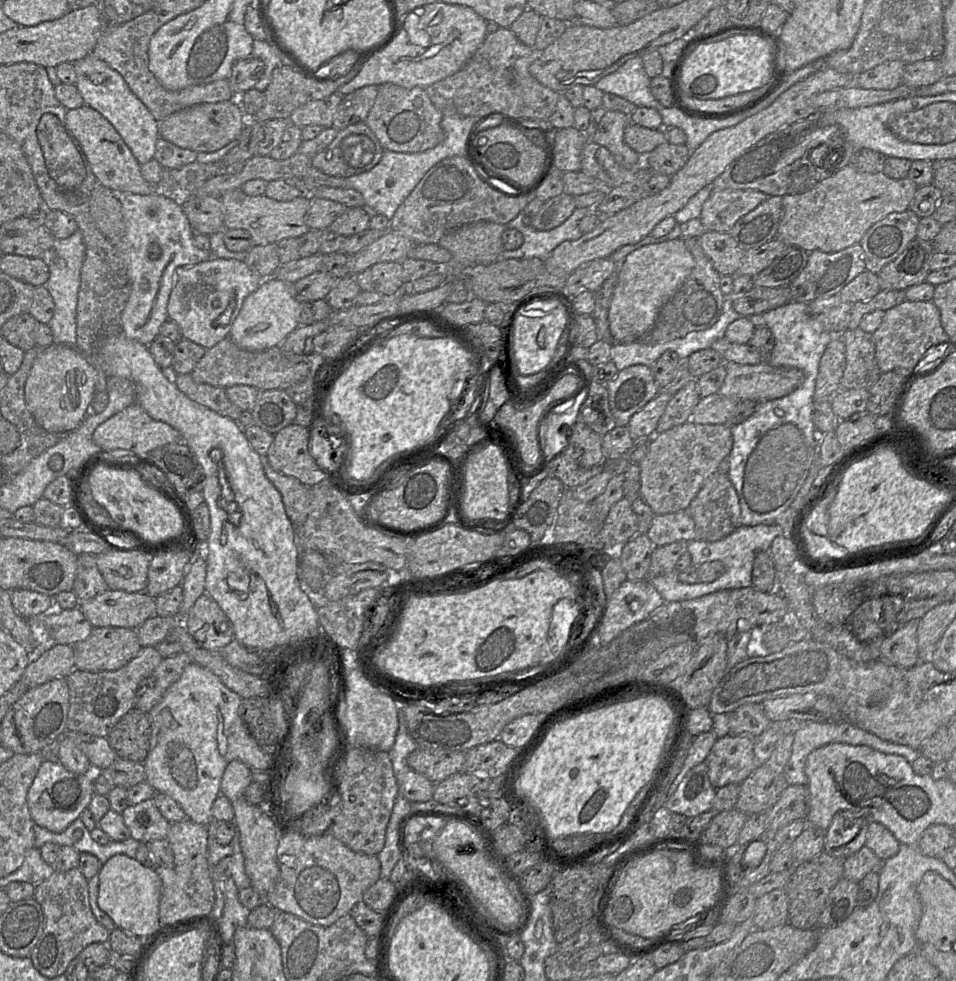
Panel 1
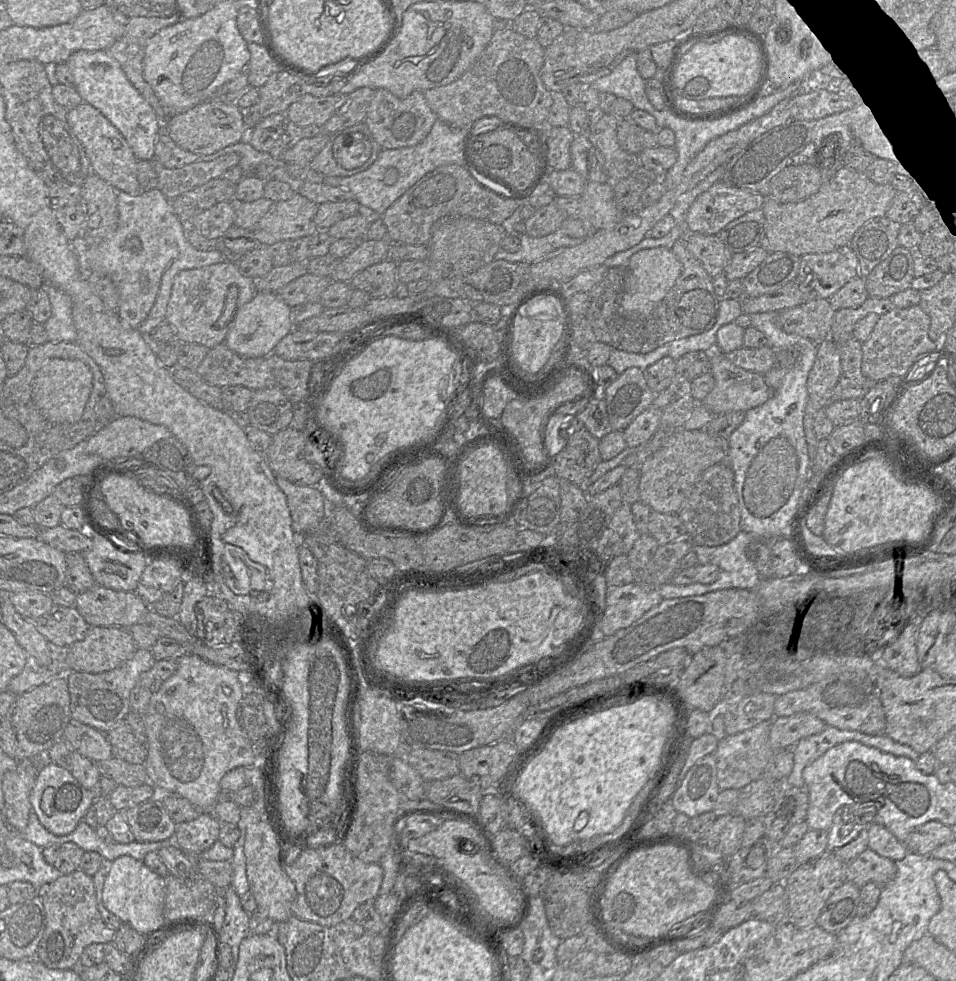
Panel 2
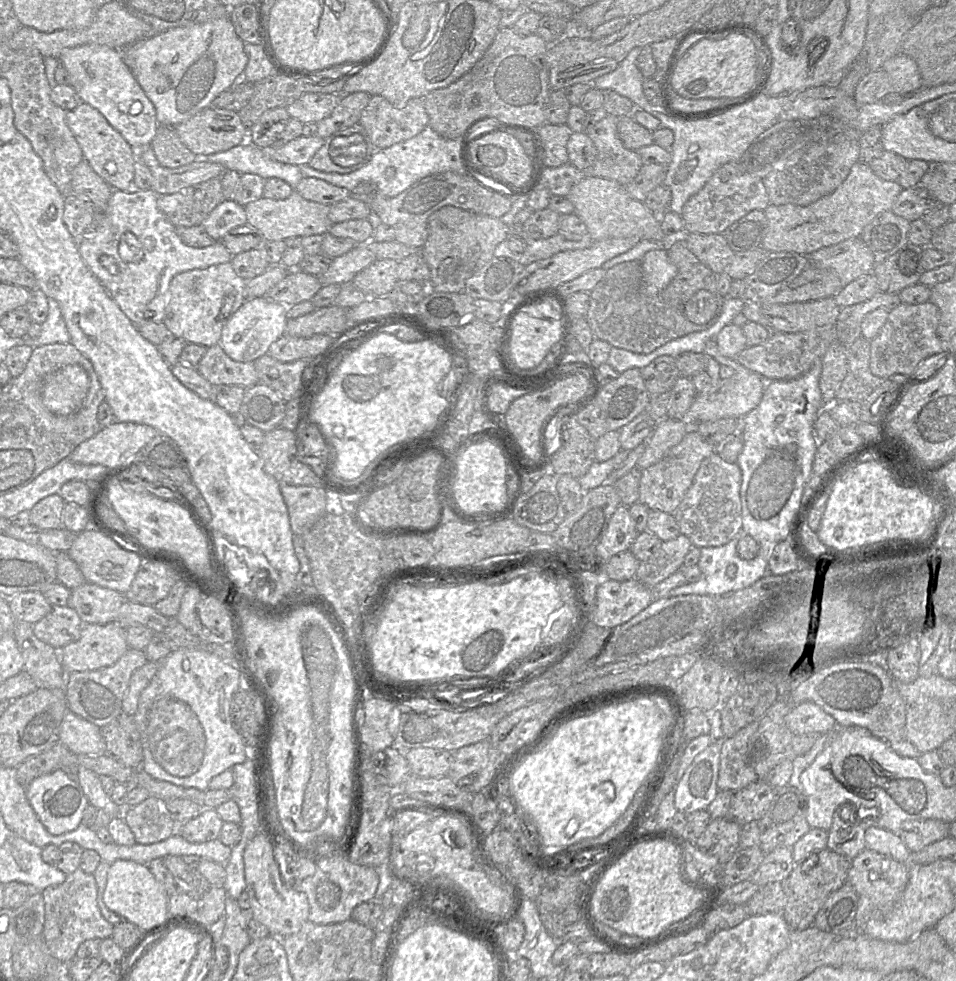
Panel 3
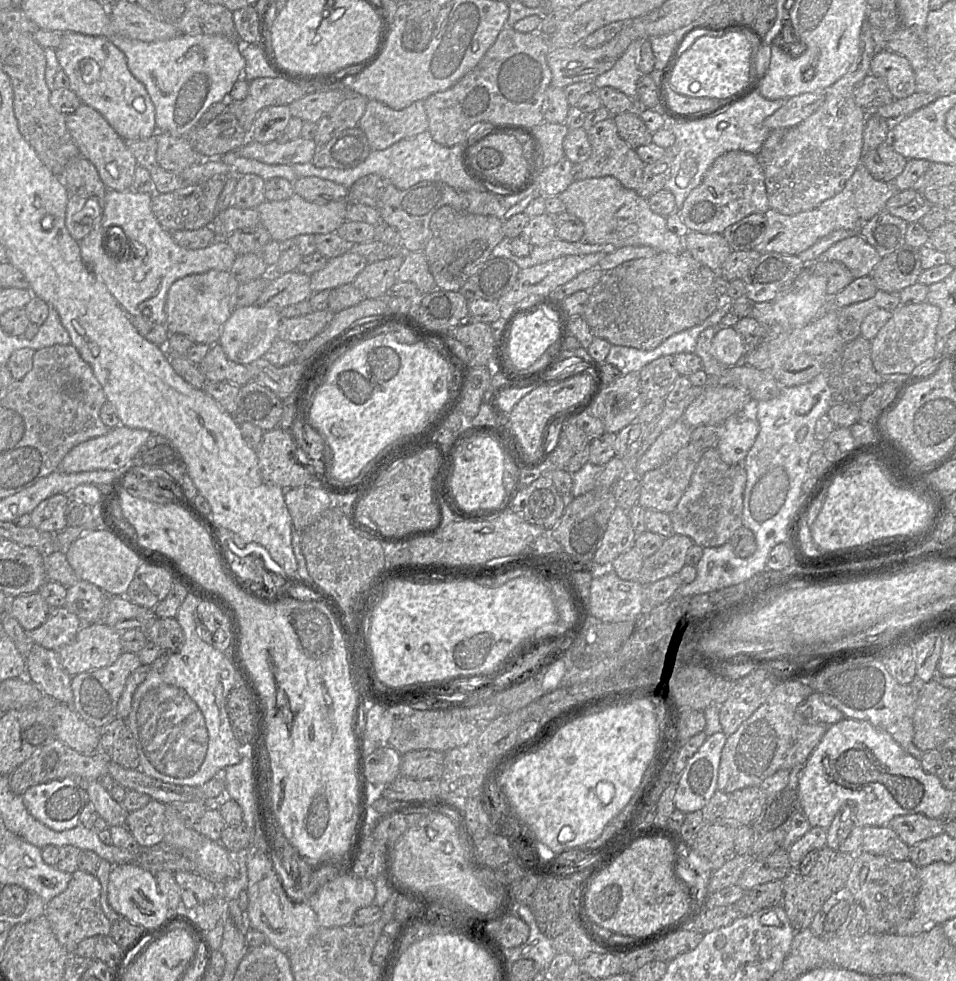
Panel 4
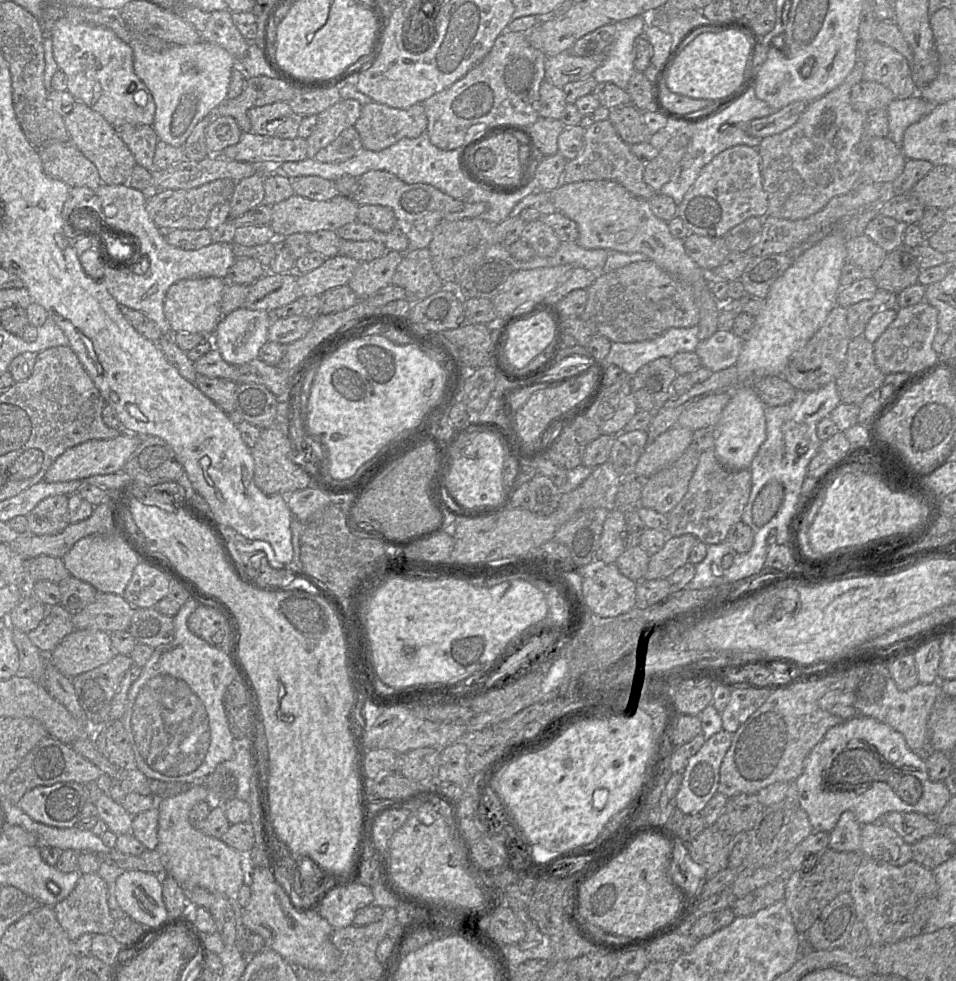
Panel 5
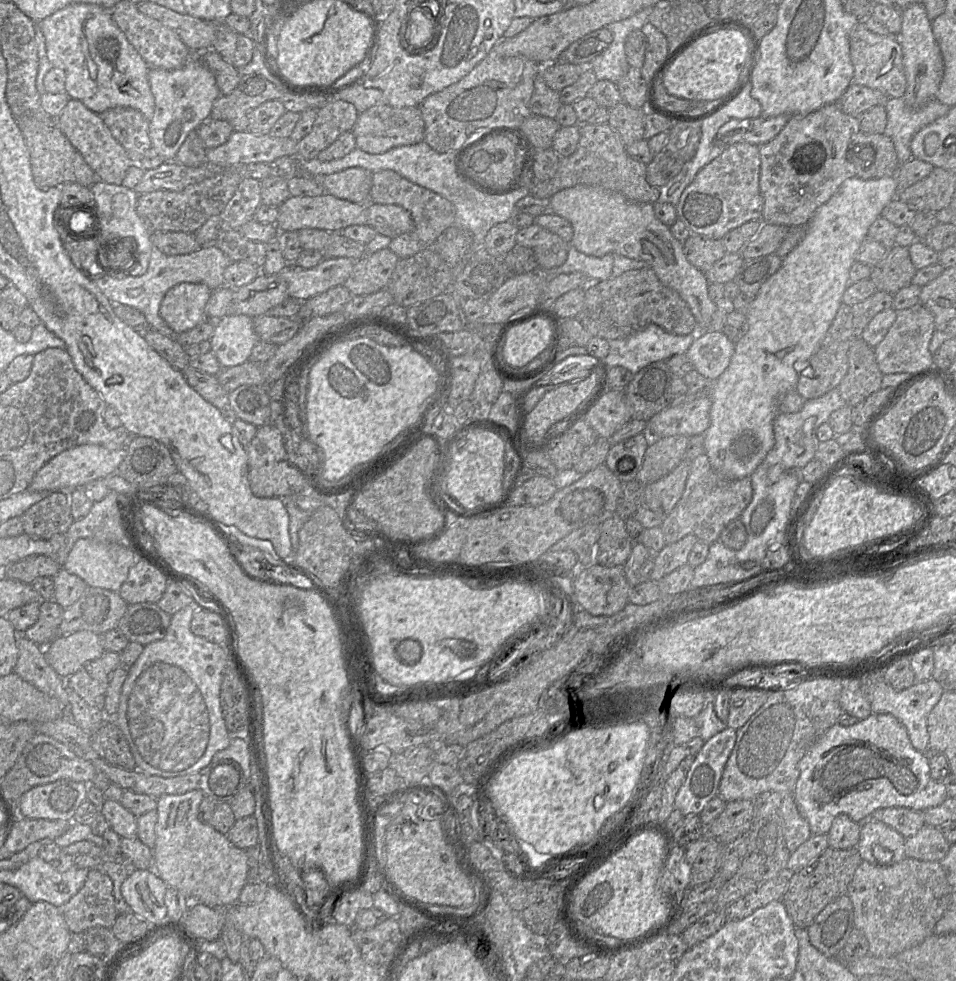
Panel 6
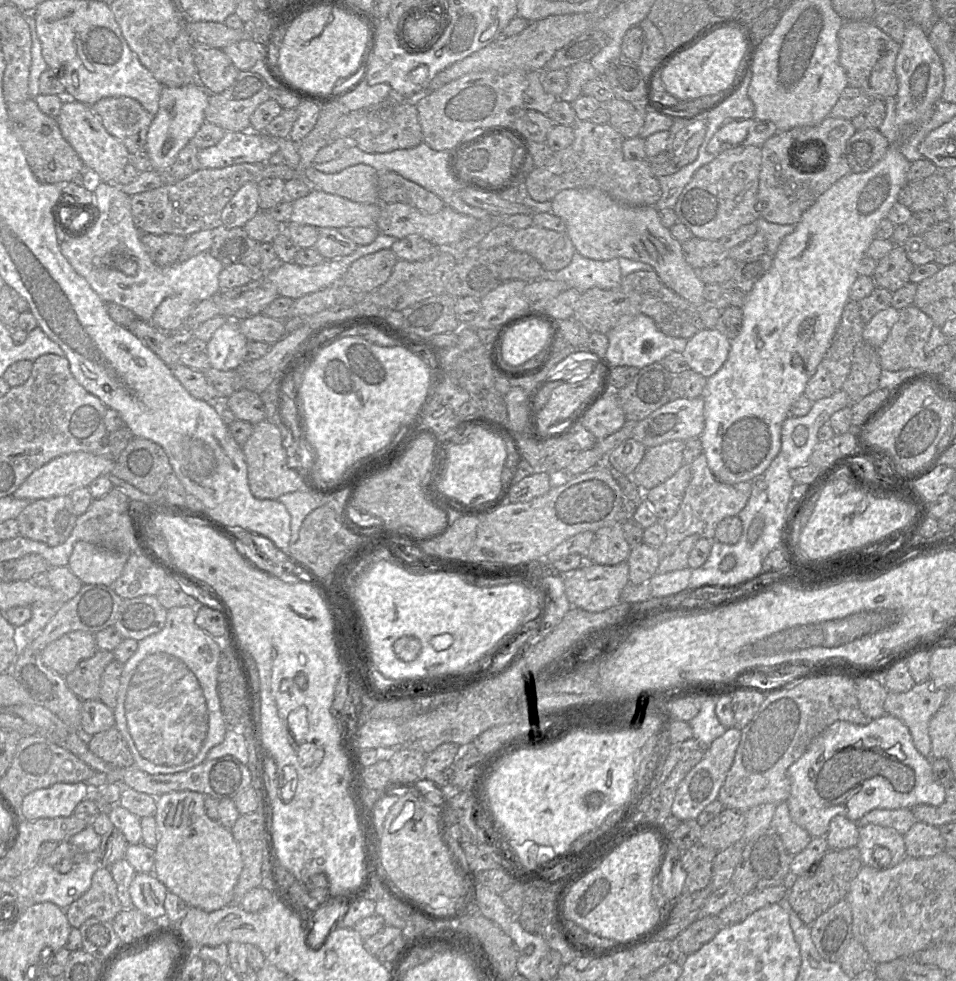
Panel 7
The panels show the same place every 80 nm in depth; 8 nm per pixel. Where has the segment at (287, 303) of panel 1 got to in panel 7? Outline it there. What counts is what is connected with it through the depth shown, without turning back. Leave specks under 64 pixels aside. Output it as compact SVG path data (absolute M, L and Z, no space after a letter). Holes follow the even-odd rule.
M227 320L207 342L205 353L213 369L235 370L246 361L247 338L241 333L238 322Z

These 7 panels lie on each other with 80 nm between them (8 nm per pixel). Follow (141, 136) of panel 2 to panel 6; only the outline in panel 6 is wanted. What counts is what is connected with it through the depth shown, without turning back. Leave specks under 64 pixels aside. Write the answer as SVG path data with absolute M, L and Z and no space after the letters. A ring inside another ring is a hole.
M74 3L40 21L39 27L45 36L49 61L54 68L65 73L65 93L70 99L82 102L99 115L112 108L130 107L139 110L148 121L151 120L155 100L148 80L150 67L116 25L110 10L96 4Z

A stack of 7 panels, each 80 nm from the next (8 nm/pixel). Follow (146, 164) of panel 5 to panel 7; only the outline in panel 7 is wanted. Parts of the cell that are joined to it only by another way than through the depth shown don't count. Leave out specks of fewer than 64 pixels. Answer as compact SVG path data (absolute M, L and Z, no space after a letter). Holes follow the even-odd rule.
M125 96L109 97L90 107L107 132L121 141L129 154L145 150L153 116L137 100Z

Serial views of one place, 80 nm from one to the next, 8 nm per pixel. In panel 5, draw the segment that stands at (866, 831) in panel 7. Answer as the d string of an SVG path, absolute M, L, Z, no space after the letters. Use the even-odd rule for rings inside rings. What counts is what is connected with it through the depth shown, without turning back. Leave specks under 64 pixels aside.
M882 822L862 825L860 853L880 862L902 866L912 860L911 845Z

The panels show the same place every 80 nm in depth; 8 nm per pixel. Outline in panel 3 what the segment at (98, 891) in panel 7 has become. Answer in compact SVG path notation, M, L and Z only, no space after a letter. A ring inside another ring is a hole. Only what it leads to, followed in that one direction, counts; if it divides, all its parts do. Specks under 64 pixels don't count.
M80 868L67 875L66 880L58 886L50 886L43 890L42 896L45 905L45 922L42 933L48 953L63 964L69 964L76 958L79 946L90 939L102 940L110 938L113 934L111 923L106 921L101 914L97 903L97 885L93 874L87 874Z

